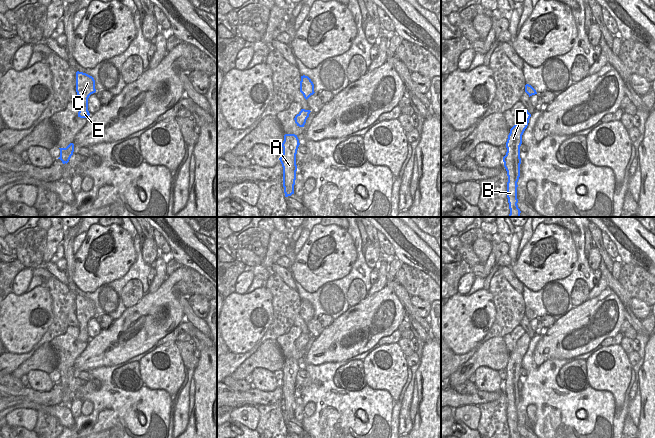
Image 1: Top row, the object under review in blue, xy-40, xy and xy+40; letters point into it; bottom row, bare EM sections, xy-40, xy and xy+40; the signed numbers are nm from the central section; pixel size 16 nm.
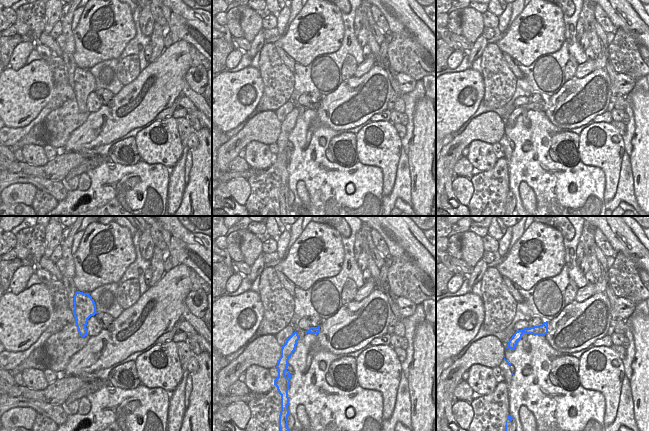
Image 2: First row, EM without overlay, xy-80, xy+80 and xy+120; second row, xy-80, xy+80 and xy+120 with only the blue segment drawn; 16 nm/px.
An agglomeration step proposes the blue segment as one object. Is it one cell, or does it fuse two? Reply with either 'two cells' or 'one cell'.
one cell

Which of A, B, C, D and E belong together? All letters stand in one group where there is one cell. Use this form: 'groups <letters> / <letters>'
groups A B C D E

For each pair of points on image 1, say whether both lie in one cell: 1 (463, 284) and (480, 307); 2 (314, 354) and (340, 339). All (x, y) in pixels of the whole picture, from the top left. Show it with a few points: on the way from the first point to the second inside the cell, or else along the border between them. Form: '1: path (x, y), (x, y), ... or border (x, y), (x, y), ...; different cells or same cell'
1: border (458, 292), (463, 295); different cells
2: path (320, 352), (334, 343); same cell

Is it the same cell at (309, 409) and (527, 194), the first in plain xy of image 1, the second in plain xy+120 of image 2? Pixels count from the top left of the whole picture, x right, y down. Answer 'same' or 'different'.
same

